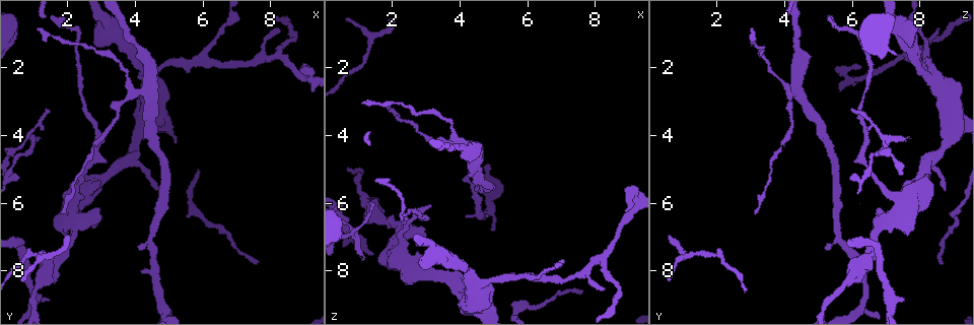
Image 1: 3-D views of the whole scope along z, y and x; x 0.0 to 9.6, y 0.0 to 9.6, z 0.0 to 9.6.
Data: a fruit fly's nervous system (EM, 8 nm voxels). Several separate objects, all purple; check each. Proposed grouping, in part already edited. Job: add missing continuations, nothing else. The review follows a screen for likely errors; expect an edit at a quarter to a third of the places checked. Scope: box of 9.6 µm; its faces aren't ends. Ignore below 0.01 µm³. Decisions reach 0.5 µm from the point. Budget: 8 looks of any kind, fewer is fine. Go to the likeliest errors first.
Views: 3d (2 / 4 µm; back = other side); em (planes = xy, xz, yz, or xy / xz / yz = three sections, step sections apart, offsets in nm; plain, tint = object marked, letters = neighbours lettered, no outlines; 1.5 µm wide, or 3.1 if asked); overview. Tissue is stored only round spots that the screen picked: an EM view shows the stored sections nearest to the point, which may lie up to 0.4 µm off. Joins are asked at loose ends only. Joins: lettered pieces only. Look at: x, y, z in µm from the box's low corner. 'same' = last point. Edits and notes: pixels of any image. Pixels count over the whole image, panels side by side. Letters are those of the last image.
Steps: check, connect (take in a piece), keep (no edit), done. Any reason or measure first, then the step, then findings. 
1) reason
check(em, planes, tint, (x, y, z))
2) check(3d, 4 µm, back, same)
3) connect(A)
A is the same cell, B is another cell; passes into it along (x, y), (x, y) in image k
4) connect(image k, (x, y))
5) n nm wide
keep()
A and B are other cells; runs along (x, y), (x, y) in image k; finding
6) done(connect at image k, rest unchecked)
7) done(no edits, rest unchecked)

an open end
check(em, planes, letters, (1.45, 8.80, 7.55))

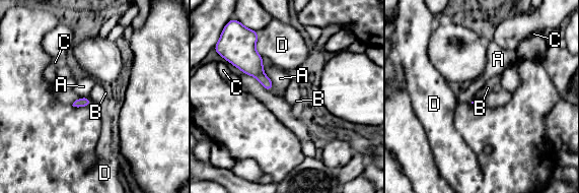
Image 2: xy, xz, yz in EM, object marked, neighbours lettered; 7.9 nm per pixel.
keep()
A, B, C and D are other cells; no lettered piece goes on from it

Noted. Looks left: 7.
check(3d, 2 µm, back, (1.85, 6.25, 3.10))

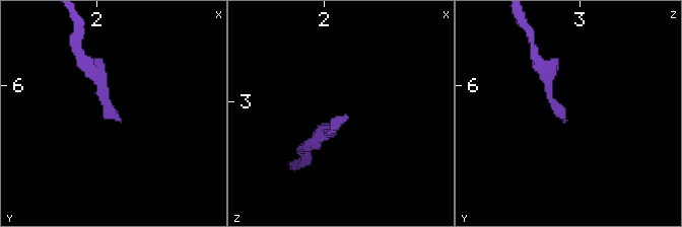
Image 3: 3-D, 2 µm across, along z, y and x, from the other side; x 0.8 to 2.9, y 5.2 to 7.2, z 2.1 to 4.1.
check(em, yz, step 8, letters, (1.80, 6.32, 3.16))

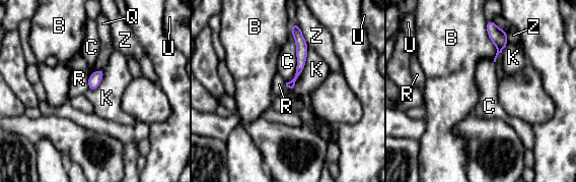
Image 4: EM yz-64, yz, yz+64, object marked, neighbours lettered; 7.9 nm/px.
C touches over 420 nm
keep()
B, C, K, Q, R, U and Z are other cells; no lettered piece goes on from it

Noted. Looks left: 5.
an open end
check(em, planes, letters, (8.25, 0.95, 8.65))

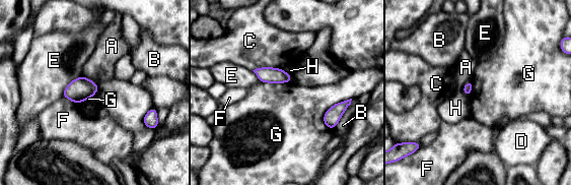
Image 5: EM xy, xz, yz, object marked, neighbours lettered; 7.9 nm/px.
keep()
A, B, C, D, E, F, G and H are other cells; border along (352, 99), (325, 113), (329, 129) in image 5; no lettered piece goes on from it

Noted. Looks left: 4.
done(no edits, rest unchecked)

